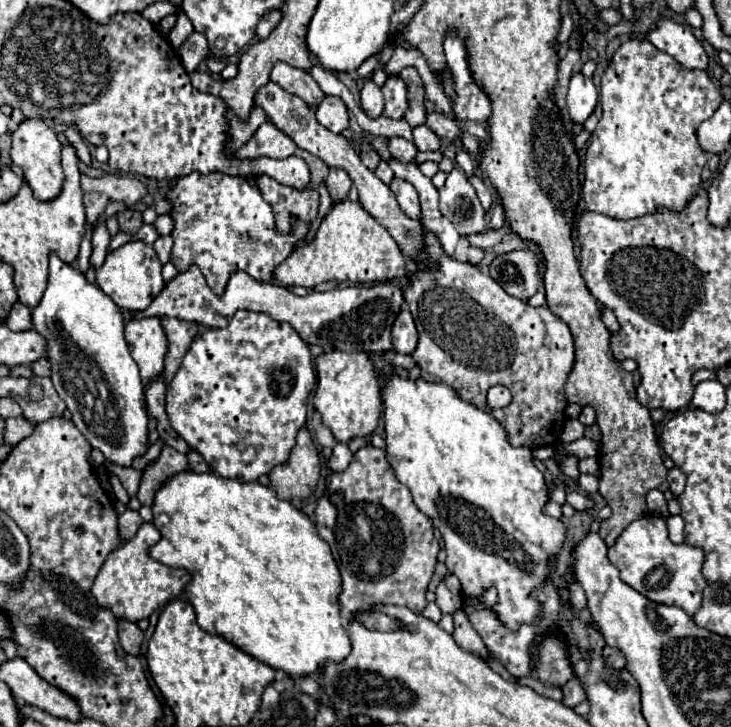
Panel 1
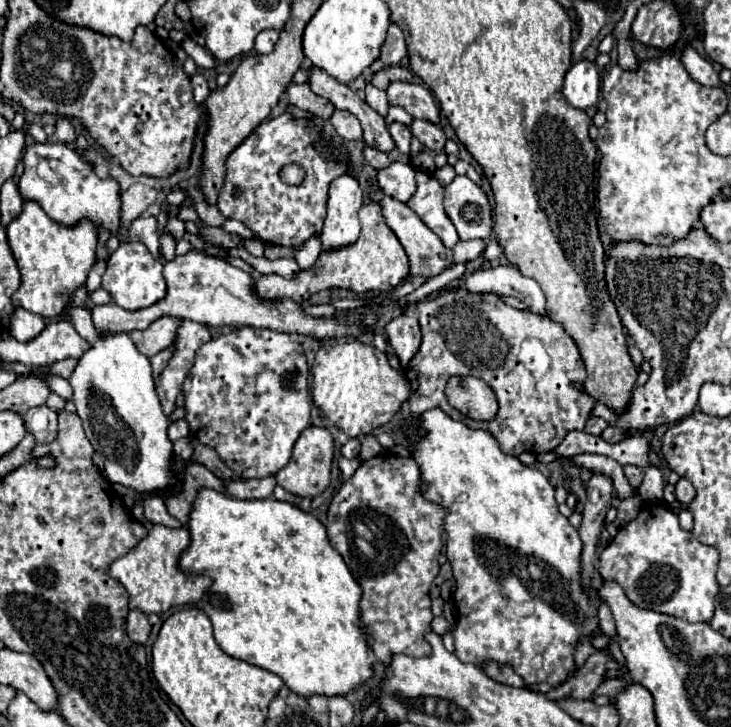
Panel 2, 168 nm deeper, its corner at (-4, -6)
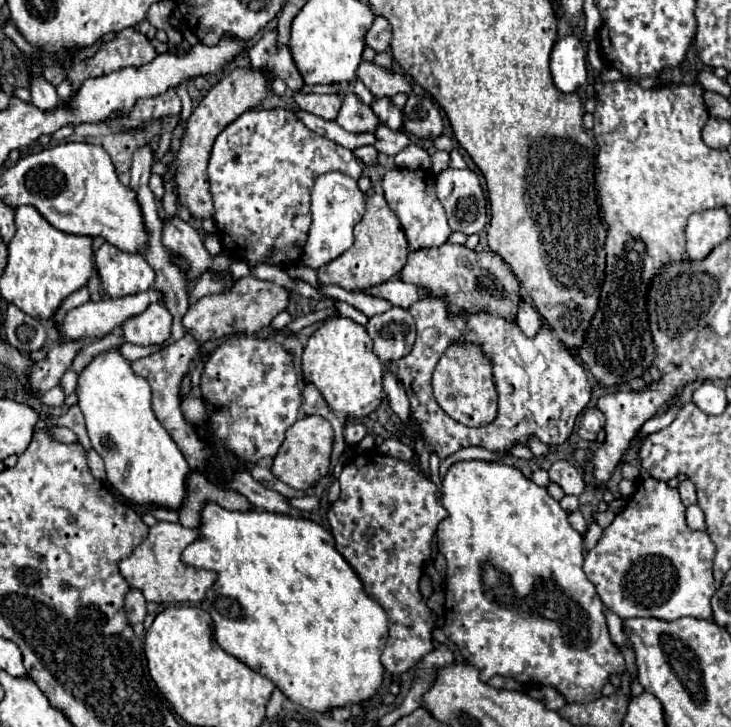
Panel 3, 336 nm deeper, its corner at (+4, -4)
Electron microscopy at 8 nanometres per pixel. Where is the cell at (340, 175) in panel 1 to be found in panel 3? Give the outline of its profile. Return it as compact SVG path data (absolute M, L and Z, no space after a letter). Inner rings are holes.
M324 173L316 179L312 187L312 225L302 253L302 263L306 267L320 269L352 247L352 229L364 215L364 203L366 197L364 193L360 193L358 183L352 177L344 173Z

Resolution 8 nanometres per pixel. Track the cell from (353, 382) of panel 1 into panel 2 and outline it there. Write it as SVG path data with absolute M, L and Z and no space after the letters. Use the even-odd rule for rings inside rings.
M360 341L350 343L336 343L330 349L320 347L316 353L316 361L312 365L312 399L314 405L320 407L326 415L326 419L336 425L340 431L346 433L346 437L364 437L372 433L374 429L386 425L394 413L400 409L400 405L408 399L410 385L402 371L396 371L388 365L388 359L384 353L380 353L372 345L360 345Z

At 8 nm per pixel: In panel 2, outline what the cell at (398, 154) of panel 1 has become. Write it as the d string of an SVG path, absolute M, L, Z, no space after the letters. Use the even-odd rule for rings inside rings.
M392 125L390 127L390 135L396 143L396 149L402 153L402 155L410 155L410 139L412 139L412 133L406 125Z

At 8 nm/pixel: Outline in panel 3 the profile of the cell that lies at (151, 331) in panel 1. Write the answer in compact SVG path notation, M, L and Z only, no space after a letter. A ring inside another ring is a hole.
M150 303L146 311L126 319L122 331L124 339L134 345L164 343L172 333L172 315L164 303Z

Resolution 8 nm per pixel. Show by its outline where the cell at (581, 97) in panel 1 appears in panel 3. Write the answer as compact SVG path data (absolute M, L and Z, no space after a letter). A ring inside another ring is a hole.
M576 35L558 37L550 55L554 83L564 93L574 93L586 83L586 49Z

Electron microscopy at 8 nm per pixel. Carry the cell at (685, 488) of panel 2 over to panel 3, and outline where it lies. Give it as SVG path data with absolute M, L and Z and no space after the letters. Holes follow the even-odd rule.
M690 479L682 481L682 485L678 487L678 491L680 491L682 503L684 503L686 507L688 507L688 505L694 505L694 503L696 503L696 487L694 487L694 483L692 483Z

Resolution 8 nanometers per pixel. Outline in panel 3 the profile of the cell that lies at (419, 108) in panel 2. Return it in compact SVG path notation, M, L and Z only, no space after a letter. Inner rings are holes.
M362 61L358 67L358 79L372 91L374 97L394 97L396 93L410 93L410 83L404 75L378 67L372 61Z

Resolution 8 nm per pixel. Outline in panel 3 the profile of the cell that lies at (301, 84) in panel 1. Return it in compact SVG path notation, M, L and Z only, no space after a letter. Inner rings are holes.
M294 93L294 99L300 109L328 121L336 119L342 105L342 95L336 95L336 93L308 93L308 95Z

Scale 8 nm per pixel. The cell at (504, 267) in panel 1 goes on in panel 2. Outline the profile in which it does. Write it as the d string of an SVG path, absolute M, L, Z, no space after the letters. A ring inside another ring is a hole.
M498 265L498 267L490 267L490 269L480 269L480 271L474 271L474 273L472 273L472 275L470 275L470 277L468 277L468 279L466 279L466 281L464 281L464 283L460 283L460 285L456 288L445 288L444 290L441 289L439 291L434 291L428 295L426 295L425 297L418 299L414 302L410 302L409 304L403 306L403 309L414 309L417 308L419 303L422 302L426 302L432 299L436 299L438 298L440 295L443 295L444 293L447 293L448 291L455 291L456 289L458 289L459 287L464 287L464 289L468 289L468 291L472 291L472 293L496 293L496 295L508 295L508 297L518 297L518 299L520 299L520 301L524 301L524 303L526 303L526 305L528 305L528 309L530 309L530 311L534 311L534 313L540 313L540 315L544 315L544 313L546 313L546 311L544 311L544 303L546 303L546 301L544 301L544 293L542 293L542 289L540 289L540 285L538 285L538 283L536 283L536 281L532 281L532 279L530 279L530 277L524 277L524 275L522 275L522 273L520 273L520 269L518 269L518 267L514 267L514 265Z

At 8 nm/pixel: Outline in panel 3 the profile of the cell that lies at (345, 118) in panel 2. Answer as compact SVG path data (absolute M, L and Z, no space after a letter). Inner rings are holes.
M346 93L336 123L350 133L372 133L380 125L380 119L354 93Z

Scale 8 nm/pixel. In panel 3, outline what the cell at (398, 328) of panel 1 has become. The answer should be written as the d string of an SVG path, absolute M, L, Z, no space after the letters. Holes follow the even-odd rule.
M392 307L382 315L370 317L366 331L372 337L374 353L382 363L392 363L408 355L416 337L414 319L402 307Z

